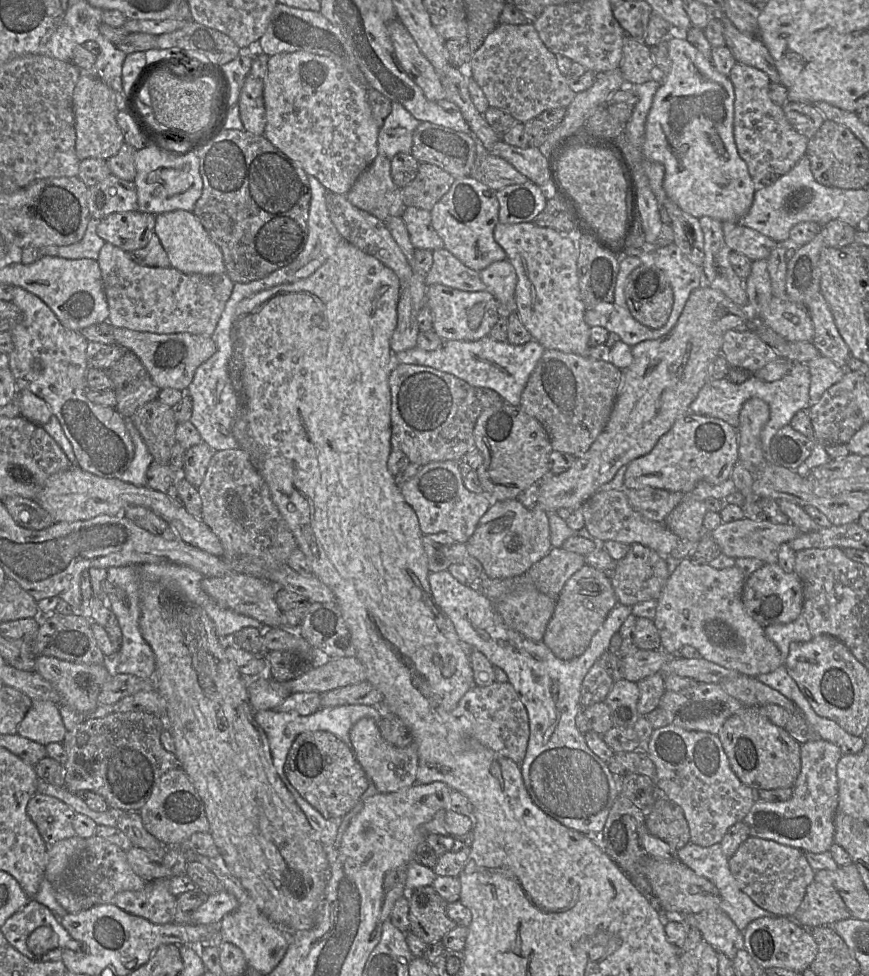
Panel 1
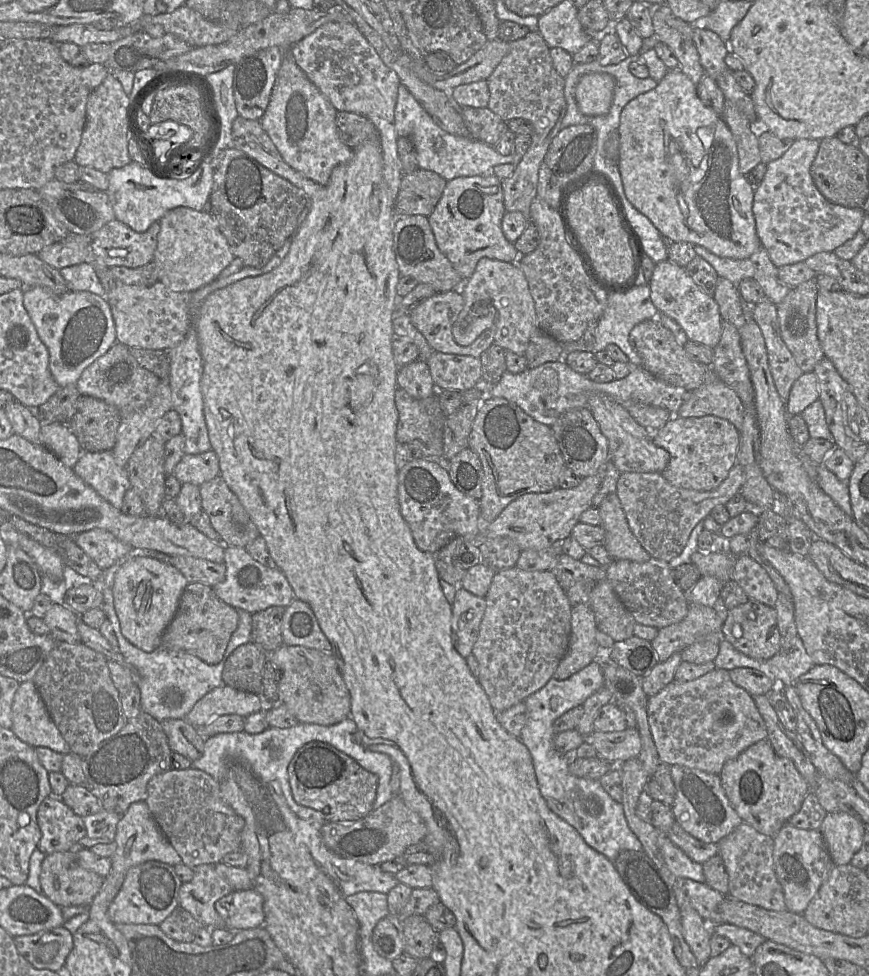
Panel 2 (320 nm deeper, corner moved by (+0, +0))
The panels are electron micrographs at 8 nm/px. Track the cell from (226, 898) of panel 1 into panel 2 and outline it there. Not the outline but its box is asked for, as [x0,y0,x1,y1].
[215,889,264,931]

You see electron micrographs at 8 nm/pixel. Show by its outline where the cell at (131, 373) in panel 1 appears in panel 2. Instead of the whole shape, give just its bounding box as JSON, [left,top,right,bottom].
[68,396,122,453]

